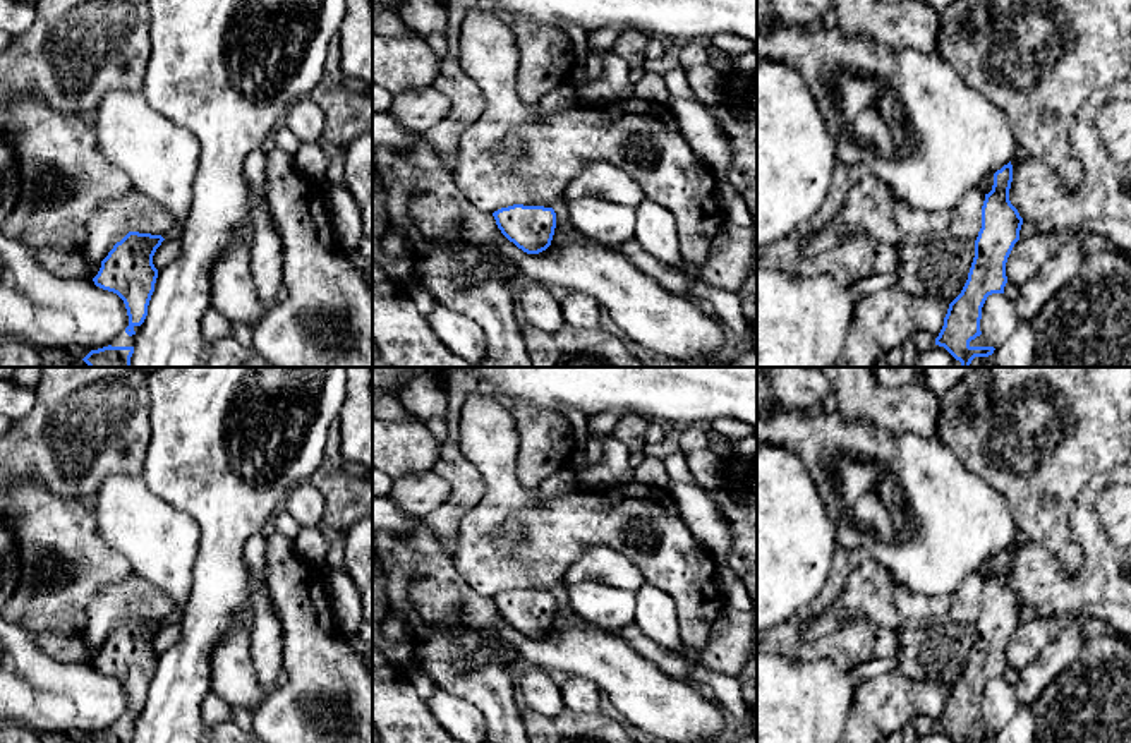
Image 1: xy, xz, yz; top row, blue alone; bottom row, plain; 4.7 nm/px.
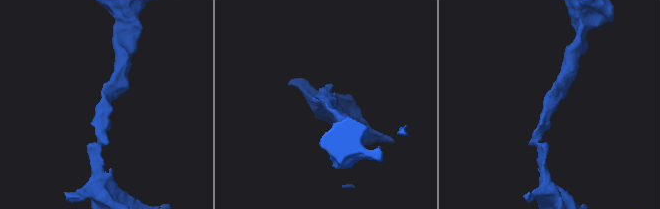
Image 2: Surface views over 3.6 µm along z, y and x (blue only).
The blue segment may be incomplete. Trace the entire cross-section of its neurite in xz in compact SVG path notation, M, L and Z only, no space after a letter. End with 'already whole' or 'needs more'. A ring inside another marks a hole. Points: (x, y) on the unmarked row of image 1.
M513 589L493 597L501 618L527 638L539 638L551 630L556 597L553 592Z; already whole

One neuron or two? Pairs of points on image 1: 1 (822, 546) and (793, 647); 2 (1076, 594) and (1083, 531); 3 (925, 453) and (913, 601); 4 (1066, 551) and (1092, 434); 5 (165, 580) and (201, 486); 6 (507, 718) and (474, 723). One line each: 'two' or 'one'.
1: two
2: one
3: two
4: one
5: two
6: two

